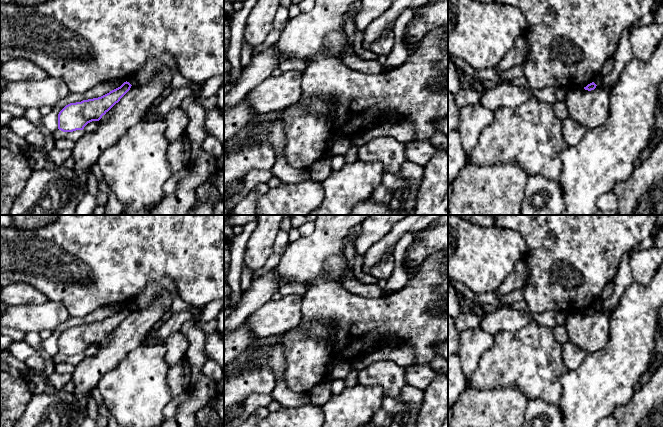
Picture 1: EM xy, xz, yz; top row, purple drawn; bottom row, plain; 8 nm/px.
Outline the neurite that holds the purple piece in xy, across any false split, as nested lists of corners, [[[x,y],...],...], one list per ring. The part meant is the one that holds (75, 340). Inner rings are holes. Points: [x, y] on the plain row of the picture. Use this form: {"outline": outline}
{"outline": [[[126,305],[120,311],[101,321],[66,329],[58,338],[58,353],[63,356],[73,356],[83,354],[92,345],[99,345],[120,325],[131,310]]]}

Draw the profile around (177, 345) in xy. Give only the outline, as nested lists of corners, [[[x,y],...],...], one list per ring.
[[[178,331],[168,336],[164,341],[164,345],[167,348],[165,361],[168,366],[173,366],[186,359],[189,344],[185,334],[182,331]]]

